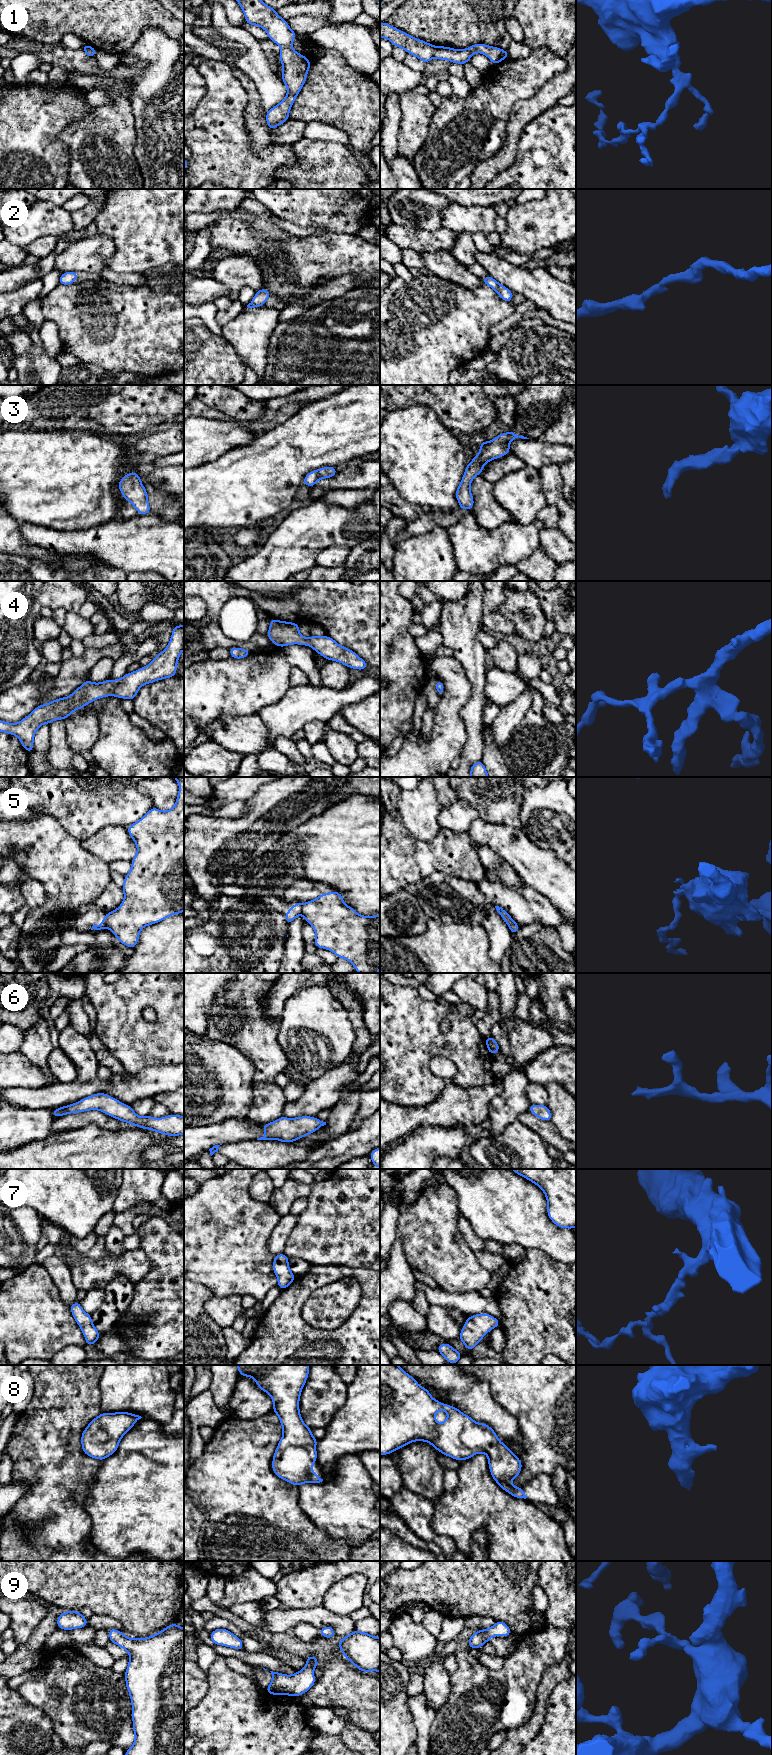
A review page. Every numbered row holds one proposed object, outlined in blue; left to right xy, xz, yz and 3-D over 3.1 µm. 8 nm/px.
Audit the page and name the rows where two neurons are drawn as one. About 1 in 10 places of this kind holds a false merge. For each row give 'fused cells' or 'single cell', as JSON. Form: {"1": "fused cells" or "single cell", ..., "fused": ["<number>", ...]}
{"1": "single cell", "2": "single cell", "3": "single cell", "4": "single cell", "5": "fused cells", "6": "single cell", "7": "single cell", "8": "single cell", "9": "single cell", "fused": ["5"]}

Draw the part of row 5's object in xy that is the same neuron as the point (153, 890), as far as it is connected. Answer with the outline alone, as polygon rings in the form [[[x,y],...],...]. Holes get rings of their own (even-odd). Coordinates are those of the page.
[[[172,777],[178,781],[179,792],[175,805],[168,811],[152,807],[141,819],[127,827],[130,837],[137,846],[137,854],[131,860],[131,870],[124,877],[122,890],[124,900],[115,910],[107,913],[106,927],[125,946],[134,949],[139,941],[140,931],[169,916],[184,911],[184,777]]]

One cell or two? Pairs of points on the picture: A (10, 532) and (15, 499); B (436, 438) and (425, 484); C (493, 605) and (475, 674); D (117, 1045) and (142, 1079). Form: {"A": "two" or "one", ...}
{"A": "two", "B": "one", "C": "two", "D": "two"}

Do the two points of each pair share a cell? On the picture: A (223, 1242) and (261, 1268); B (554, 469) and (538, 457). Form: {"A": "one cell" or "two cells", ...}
{"A": "one cell", "B": "two cells"}

